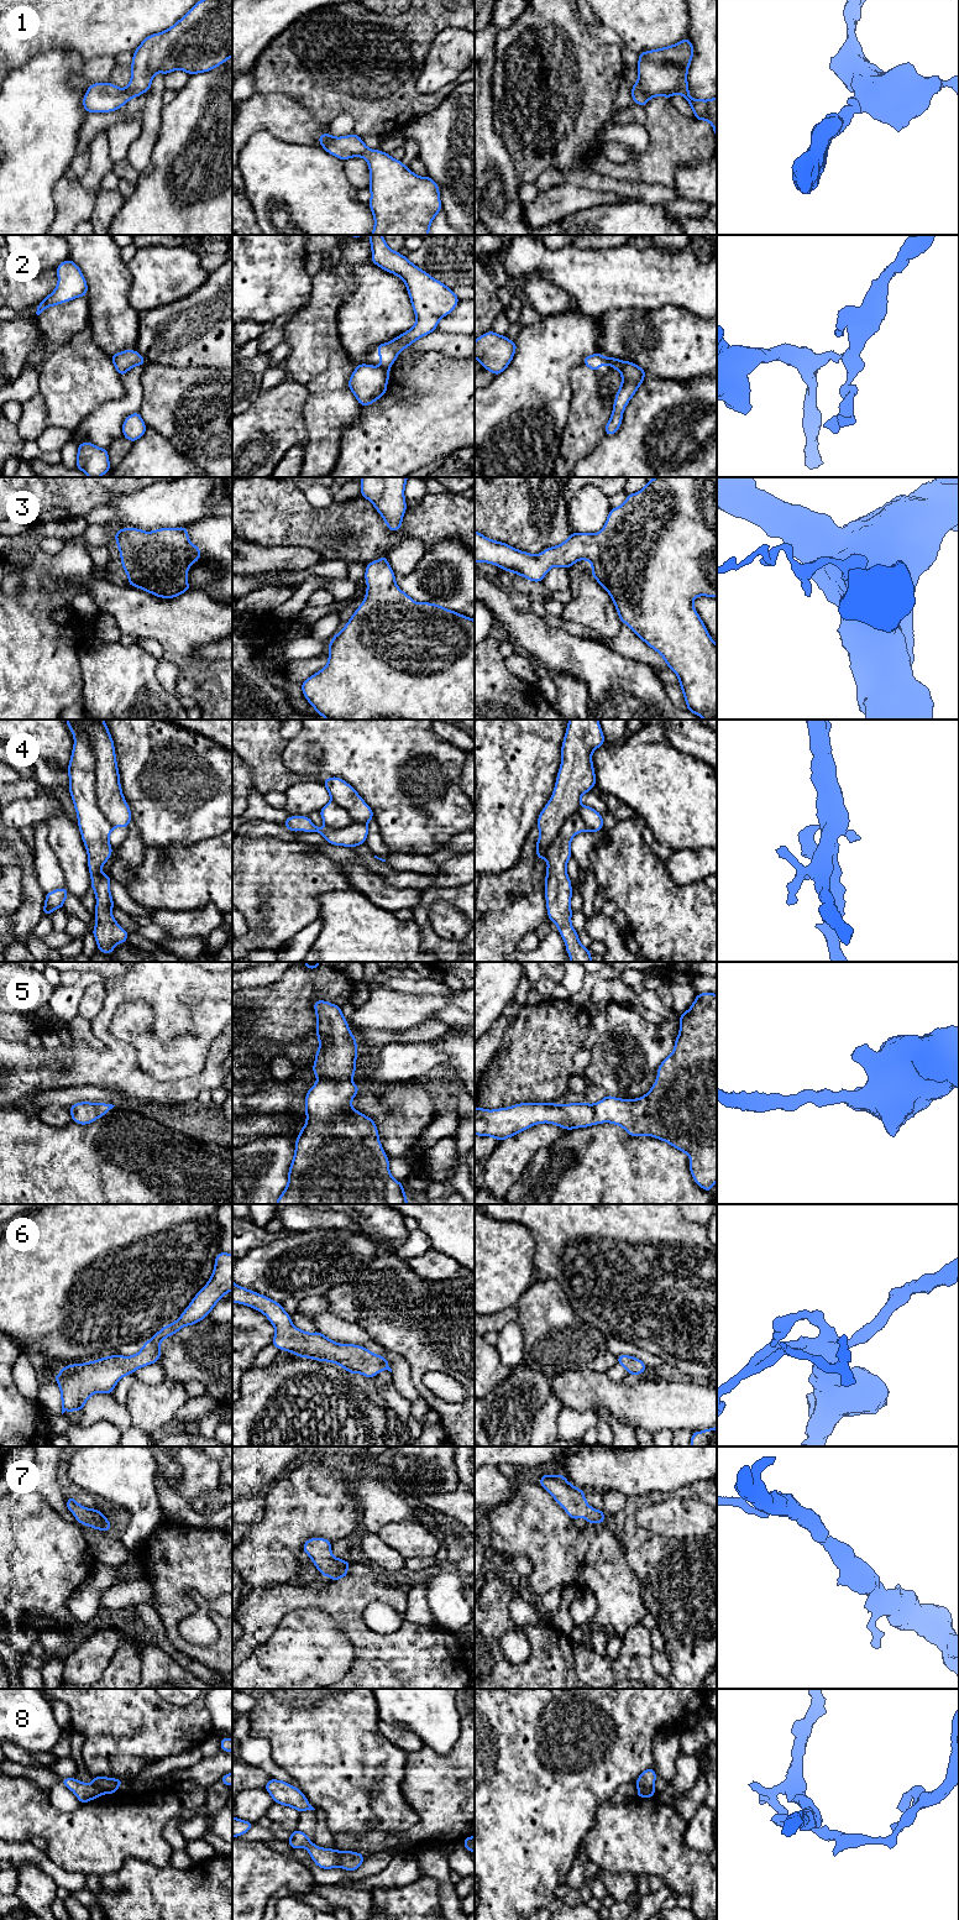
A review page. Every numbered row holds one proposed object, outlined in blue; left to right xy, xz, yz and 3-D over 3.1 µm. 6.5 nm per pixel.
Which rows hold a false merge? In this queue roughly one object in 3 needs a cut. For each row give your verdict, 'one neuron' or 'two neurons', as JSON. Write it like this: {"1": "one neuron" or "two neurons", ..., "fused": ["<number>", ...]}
{"1": "one neuron", "2": "two neurons", "3": "one neuron", "4": "two neurons", "5": "one neuron", "6": "one neuron", "7": "one neuron", "8": "two neurons", "fused": ["2", "4", "8"]}

